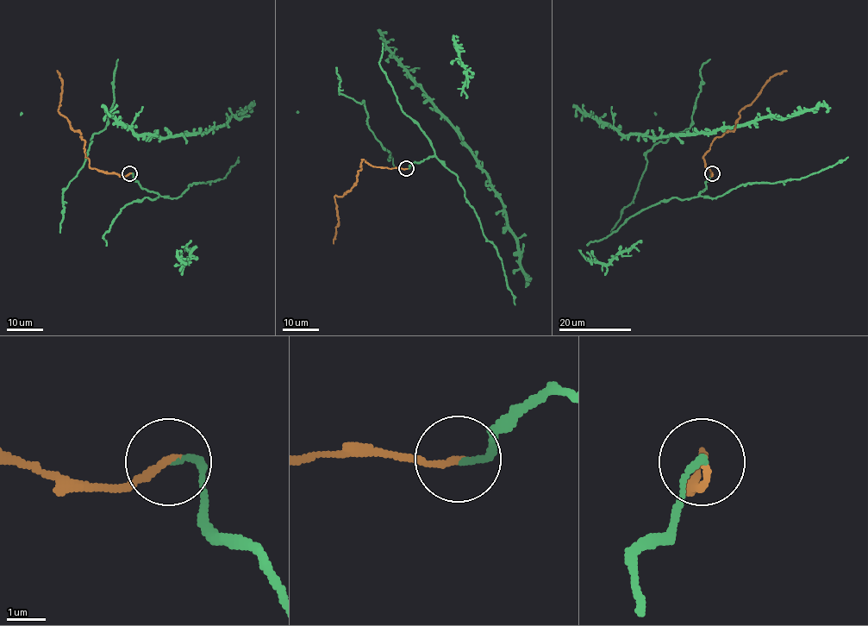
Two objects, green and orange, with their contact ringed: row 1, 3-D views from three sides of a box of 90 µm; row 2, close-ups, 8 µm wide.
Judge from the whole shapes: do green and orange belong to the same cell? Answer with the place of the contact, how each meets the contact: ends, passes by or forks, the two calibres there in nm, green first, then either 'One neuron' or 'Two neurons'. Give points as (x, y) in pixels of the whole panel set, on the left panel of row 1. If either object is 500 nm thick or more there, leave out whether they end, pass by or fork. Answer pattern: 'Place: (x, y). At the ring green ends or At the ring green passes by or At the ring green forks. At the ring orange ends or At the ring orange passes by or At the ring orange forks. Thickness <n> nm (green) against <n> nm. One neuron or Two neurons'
Place: (129, 173). At the ring green ends. At the ring orange ends. Thickness 170 nm (green) against 190 nm. One neuron

